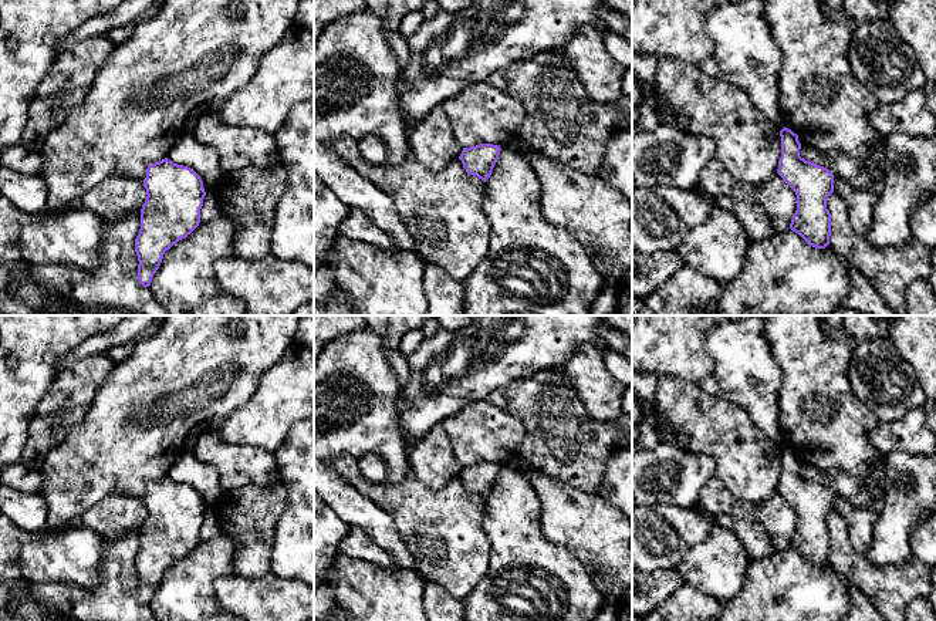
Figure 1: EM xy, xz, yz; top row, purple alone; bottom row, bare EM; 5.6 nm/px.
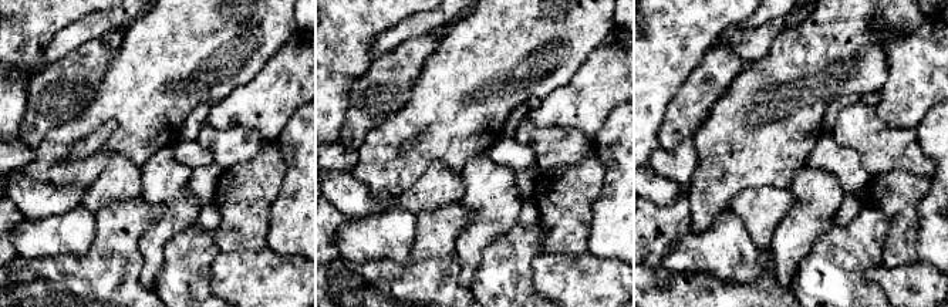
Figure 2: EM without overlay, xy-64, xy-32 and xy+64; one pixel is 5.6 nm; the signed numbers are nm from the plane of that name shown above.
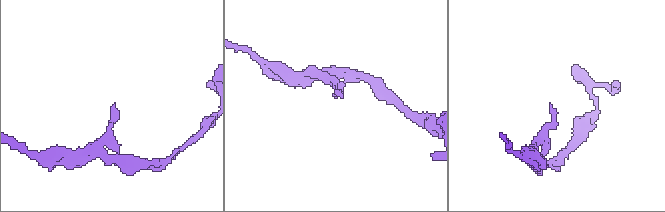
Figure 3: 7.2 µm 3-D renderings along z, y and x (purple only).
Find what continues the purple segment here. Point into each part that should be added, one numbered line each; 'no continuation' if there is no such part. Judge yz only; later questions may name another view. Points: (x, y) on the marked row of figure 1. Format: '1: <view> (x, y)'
no continuation

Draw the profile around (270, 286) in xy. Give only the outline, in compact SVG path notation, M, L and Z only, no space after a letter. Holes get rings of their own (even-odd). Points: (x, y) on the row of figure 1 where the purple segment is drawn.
M268 254L260 260L230 256L214 264L217 286L246 306L246 315L291 315L314 301L314 269Z

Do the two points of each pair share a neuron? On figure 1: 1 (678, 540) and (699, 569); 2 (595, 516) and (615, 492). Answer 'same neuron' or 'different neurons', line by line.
1: different neurons
2: different neurons

